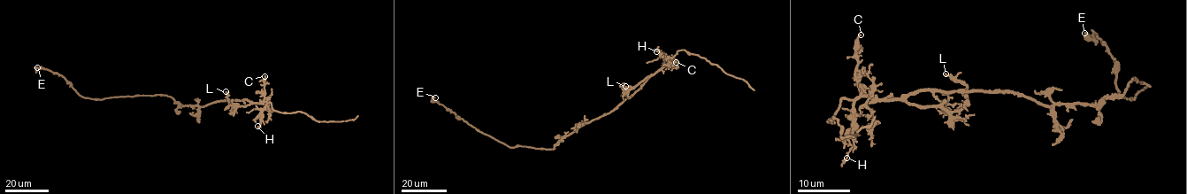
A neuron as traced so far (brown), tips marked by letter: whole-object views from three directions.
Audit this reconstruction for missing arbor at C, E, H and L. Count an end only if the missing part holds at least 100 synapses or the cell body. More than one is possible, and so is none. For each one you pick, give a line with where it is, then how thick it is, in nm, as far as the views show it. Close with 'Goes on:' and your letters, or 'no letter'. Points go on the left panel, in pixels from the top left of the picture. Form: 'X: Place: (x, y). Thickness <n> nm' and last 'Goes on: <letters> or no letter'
Goes on: no letter

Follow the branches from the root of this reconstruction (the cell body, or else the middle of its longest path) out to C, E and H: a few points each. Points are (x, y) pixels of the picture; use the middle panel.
C: (592, 120), (609, 113), (631, 96), (669, 60), (672, 58), (676, 62)
E: (592, 120), (564, 135), (553, 149), (509, 147), (458, 119), (453, 112), (435, 102), (432, 99), (435, 97)
H: (592, 120), (616, 109), (670, 61), (670, 58), (656, 51)

